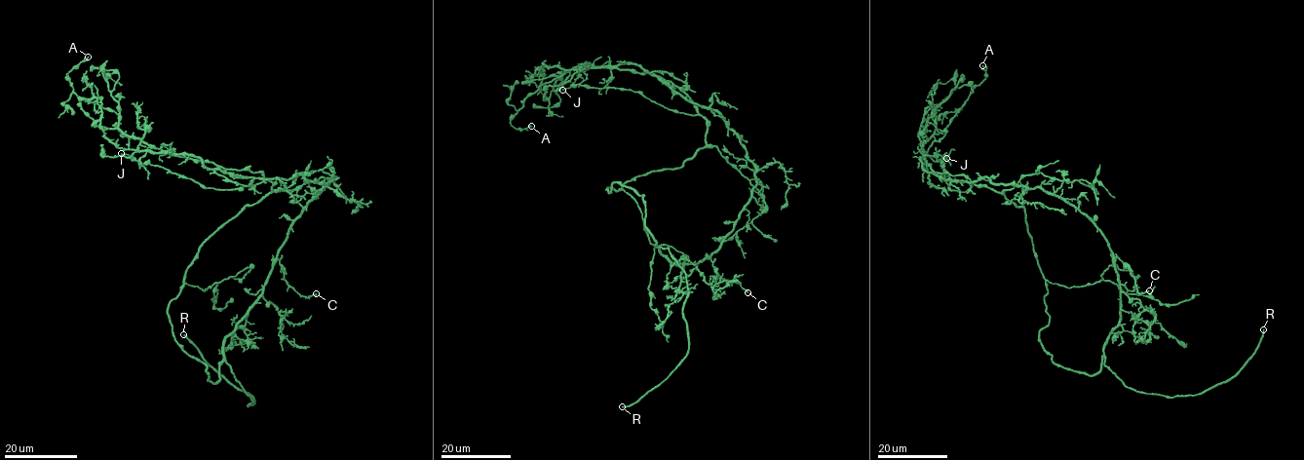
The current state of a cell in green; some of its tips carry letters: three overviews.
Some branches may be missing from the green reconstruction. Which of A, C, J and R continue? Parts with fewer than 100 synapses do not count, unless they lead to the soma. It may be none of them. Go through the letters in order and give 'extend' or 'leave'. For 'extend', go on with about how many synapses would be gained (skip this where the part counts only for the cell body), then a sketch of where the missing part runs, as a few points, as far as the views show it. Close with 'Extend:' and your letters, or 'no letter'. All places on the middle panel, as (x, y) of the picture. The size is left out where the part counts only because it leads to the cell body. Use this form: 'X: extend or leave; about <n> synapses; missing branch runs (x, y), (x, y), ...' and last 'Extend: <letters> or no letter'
A: leave
C: leave
J: leave
R: extend; missing branch runs (622, 406), (605, 407), (598, 400), (580, 403), (582, 404), (584, 402), (568, 387)
Extend: R

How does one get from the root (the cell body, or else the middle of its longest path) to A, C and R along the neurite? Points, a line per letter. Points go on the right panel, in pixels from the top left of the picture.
A: (1071, 206), (1040, 188), (987, 177), (944, 180), (925, 160), (922, 144), (945, 128), (985, 78), (982, 65)
C: (1071, 206), (1099, 230), (1112, 253), (1133, 277), (1137, 292), (1149, 290)
R: (1071, 206), (1112, 252), (1120, 323), (1103, 346), (1104, 364), (1126, 386), (1202, 394), (1245, 364), (1263, 329)

